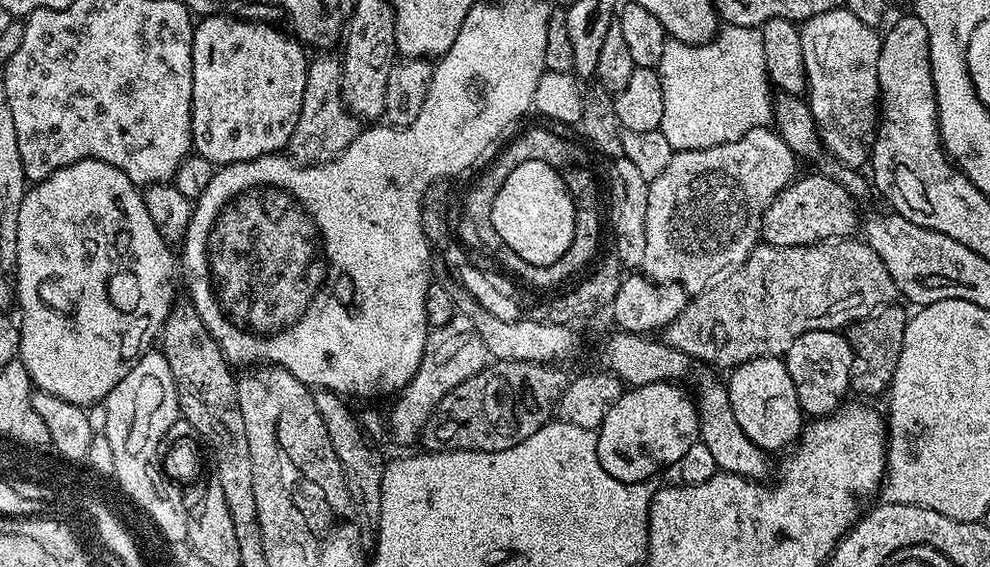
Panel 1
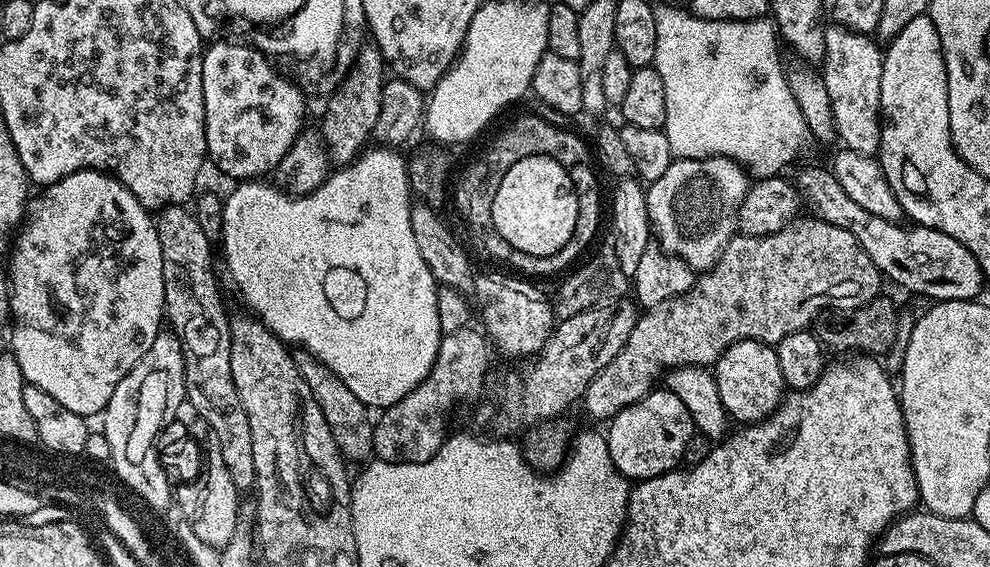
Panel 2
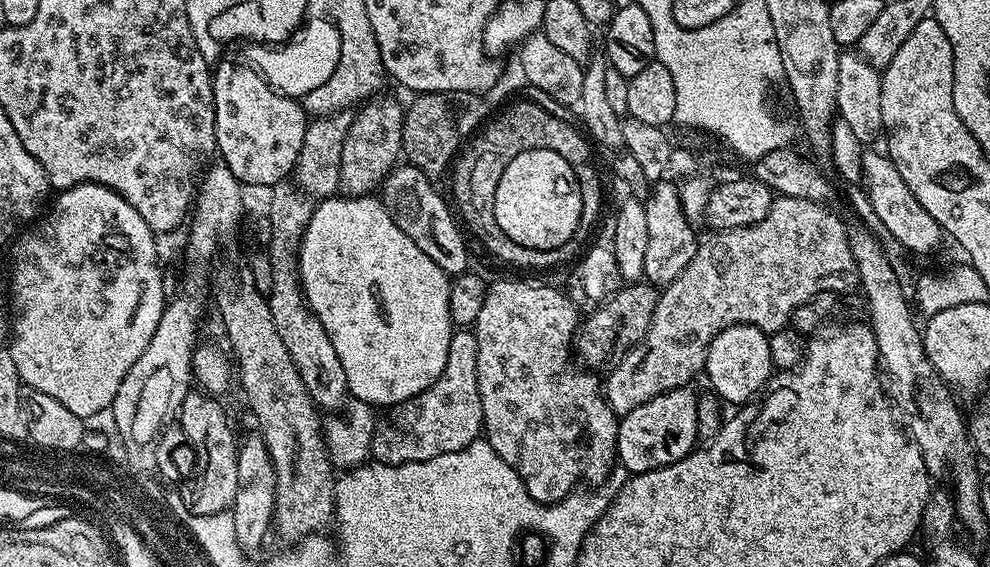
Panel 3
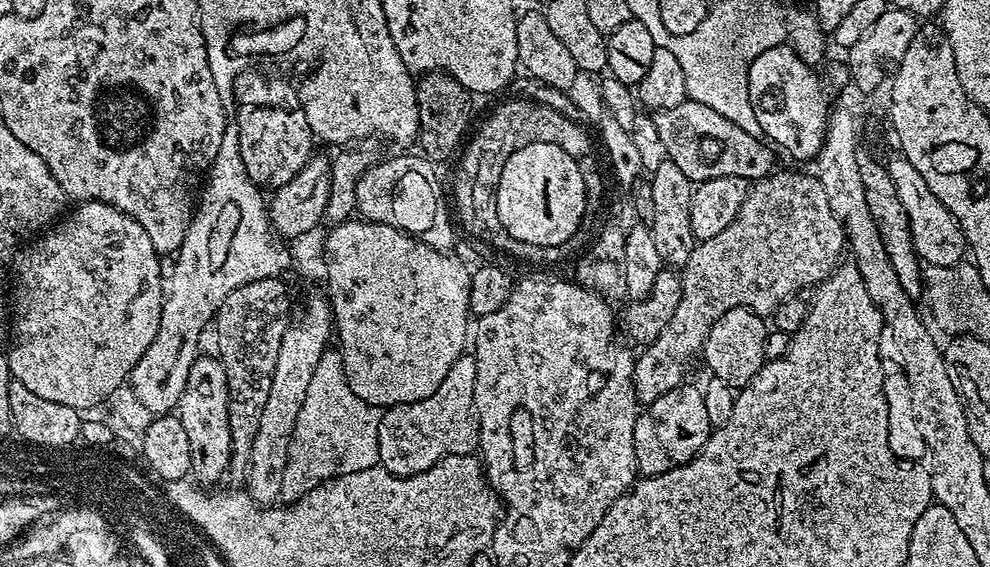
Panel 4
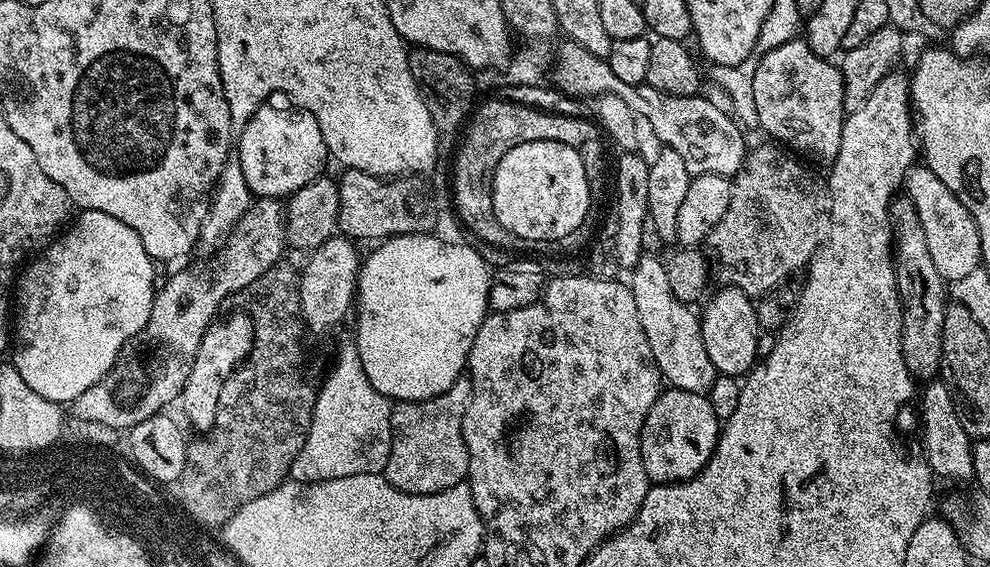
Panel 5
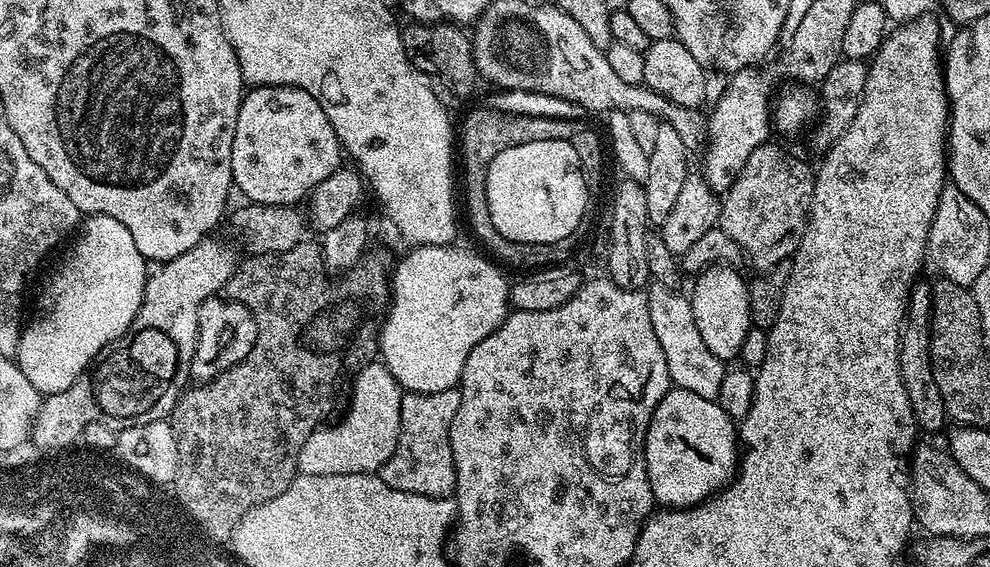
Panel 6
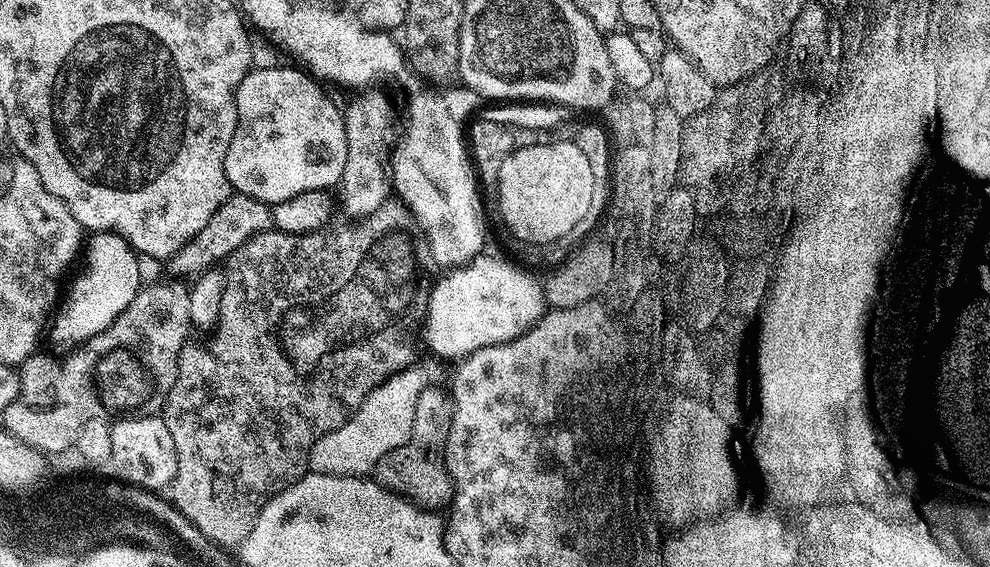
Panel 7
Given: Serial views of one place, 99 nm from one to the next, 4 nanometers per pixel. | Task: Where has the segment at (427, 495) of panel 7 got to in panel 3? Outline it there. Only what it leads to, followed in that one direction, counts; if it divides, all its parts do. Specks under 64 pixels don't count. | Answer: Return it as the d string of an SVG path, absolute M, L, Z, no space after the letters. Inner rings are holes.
M456 330L452 333L450 354L446 358L446 370L422 394L393 404L385 416L376 421L372 435L373 461L382 464L409 464L438 458L438 454L450 454L470 446L481 439L484 427L482 398L478 394L478 342L475 331Z

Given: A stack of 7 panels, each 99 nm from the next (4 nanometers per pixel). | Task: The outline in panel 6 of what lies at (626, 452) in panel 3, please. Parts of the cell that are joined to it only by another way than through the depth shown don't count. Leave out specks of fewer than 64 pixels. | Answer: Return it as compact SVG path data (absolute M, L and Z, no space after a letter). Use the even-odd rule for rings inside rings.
M669 388L662 402L658 402L648 423L648 432L642 439L652 499L660 506L689 508L691 504L701 504L729 483L738 467L737 425L716 400L702 398L702 394L690 394L690 390Z

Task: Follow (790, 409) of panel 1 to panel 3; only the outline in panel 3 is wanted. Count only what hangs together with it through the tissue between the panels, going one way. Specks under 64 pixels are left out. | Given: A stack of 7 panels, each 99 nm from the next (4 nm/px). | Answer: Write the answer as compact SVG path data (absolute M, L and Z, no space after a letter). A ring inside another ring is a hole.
M735 324L722 330L710 342L704 372L715 392L725 405L743 406L759 397L767 385L774 369L770 358L769 333L758 330L758 326Z

